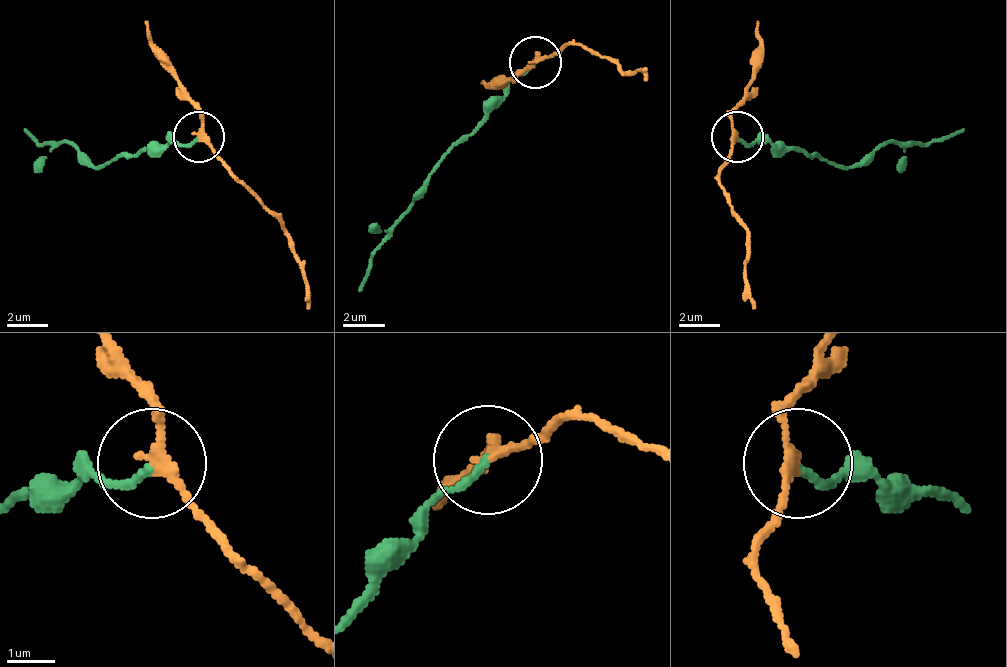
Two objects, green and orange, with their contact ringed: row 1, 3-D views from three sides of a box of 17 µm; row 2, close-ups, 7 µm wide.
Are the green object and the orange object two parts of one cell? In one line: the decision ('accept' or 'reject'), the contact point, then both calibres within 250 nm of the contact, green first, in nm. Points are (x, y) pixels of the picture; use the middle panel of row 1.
reject; at (535, 62); 160 nm thick on the green side, 200 nm on the other

